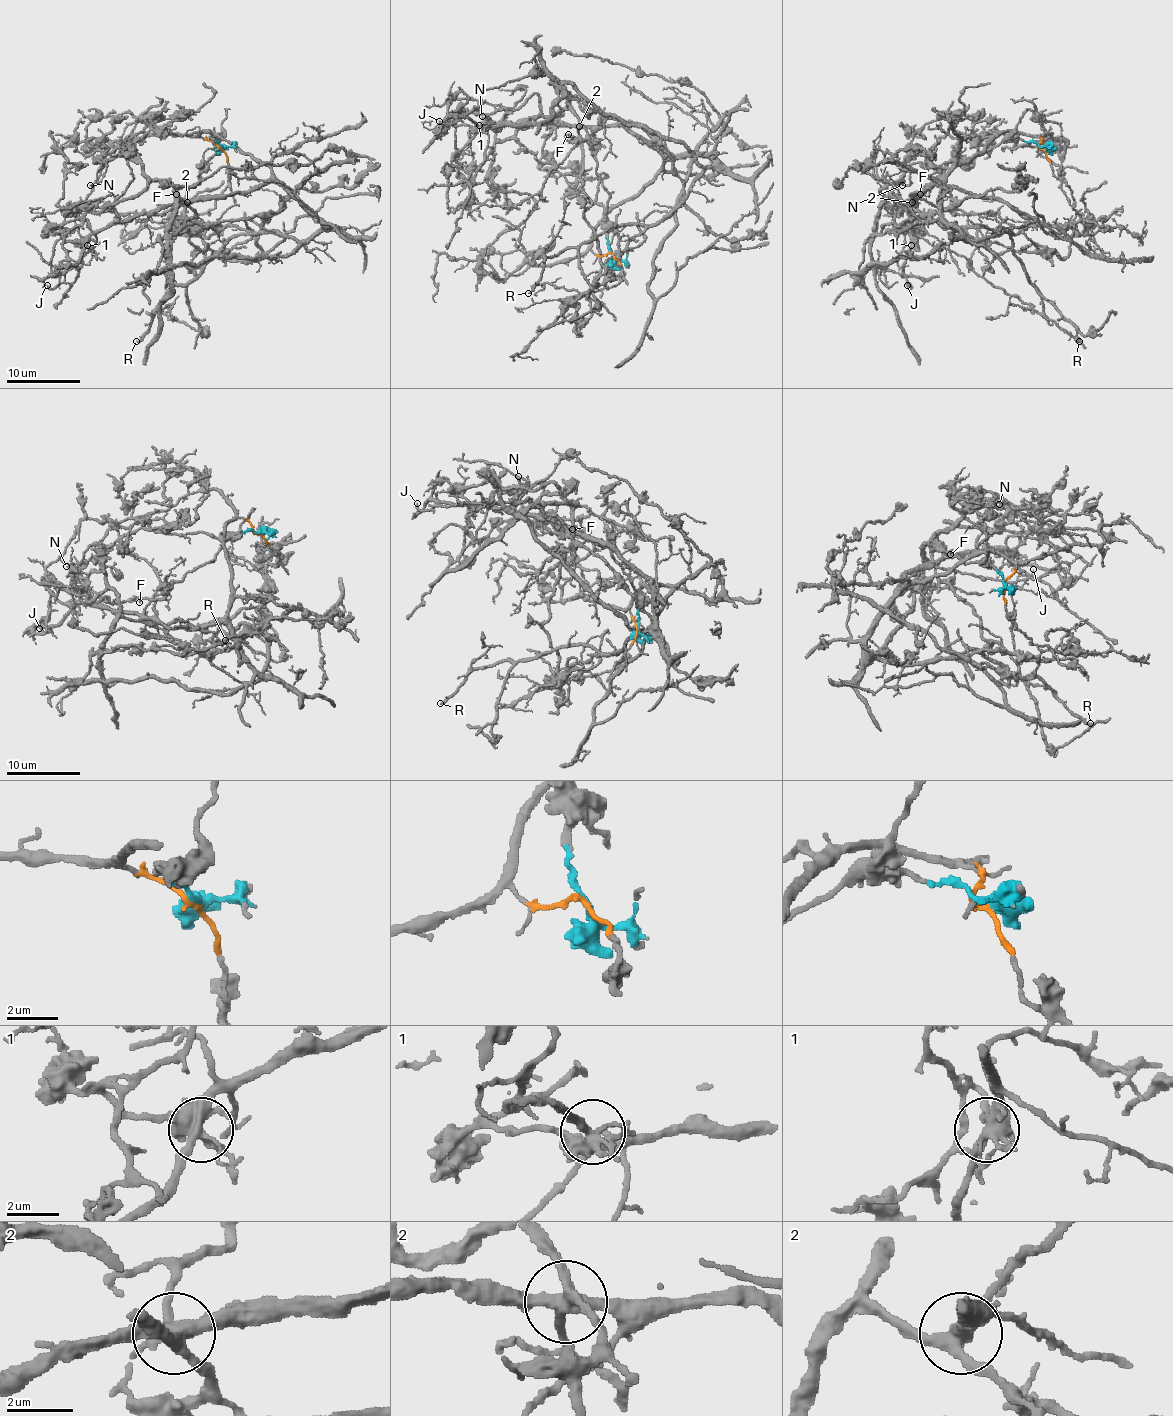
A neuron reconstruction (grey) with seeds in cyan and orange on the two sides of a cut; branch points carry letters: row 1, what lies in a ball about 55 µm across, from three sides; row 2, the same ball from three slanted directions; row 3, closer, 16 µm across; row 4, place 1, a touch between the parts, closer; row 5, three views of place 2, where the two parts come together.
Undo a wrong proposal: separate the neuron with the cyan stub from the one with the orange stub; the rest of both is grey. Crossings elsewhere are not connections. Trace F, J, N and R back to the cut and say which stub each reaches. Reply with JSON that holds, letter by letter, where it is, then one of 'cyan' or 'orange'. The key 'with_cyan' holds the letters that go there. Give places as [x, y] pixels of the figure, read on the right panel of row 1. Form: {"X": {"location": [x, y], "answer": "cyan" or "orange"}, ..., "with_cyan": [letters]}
{"F": {"location": [920, 194], "answer": "cyan"}, "J": {"location": [907, 285], "answer": "orange"}, "N": {"location": [902, 185], "answer": "cyan"}, "R": {"location": [1079, 341], "answer": "orange"}, "with_cyan": ["F", "N"]}

